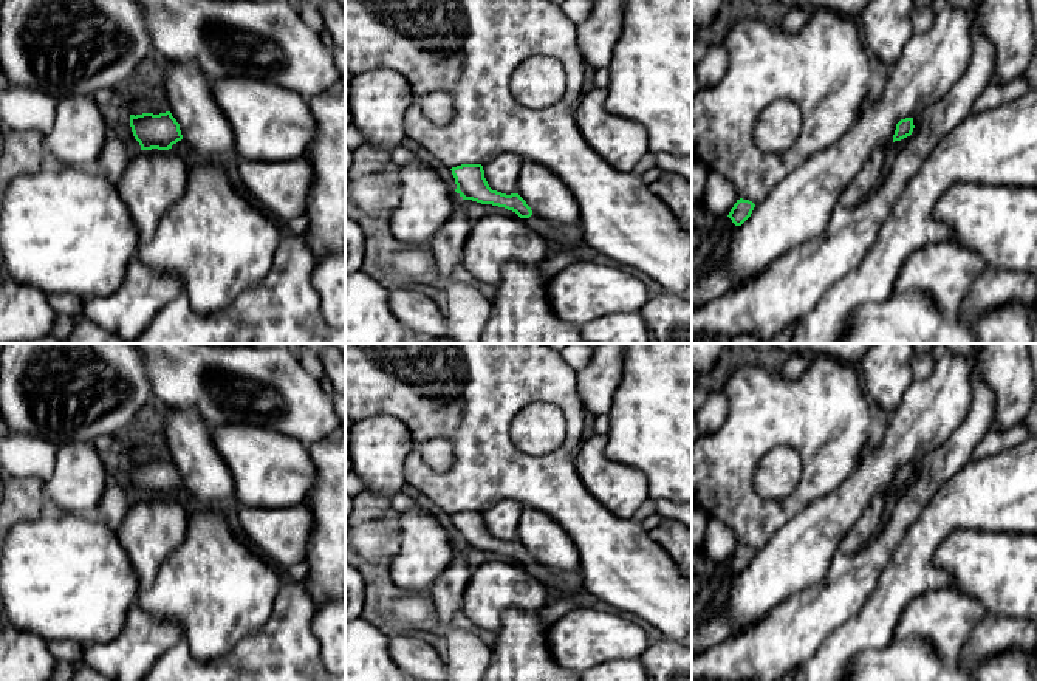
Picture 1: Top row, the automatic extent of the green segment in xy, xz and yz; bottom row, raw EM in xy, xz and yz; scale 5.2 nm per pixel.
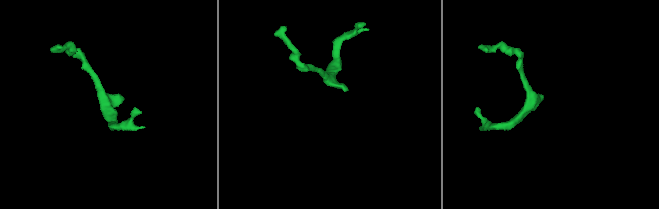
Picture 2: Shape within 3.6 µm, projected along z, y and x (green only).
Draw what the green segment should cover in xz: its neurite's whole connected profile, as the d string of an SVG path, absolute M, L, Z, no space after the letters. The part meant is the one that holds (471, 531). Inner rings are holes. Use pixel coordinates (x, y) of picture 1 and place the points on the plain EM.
M461 511L452 514L455 525L455 539L463 546L472 546L481 551L492 551L515 559L526 571L542 582L553 594L580 596L587 591L580 570L573 573L559 573L548 566L536 563L531 554L518 540L501 540L492 537L484 525L481 511Z

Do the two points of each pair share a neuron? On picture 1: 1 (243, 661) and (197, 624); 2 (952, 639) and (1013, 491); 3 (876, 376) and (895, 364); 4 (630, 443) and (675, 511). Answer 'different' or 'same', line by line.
1: different
2: different
3: same
4: different

